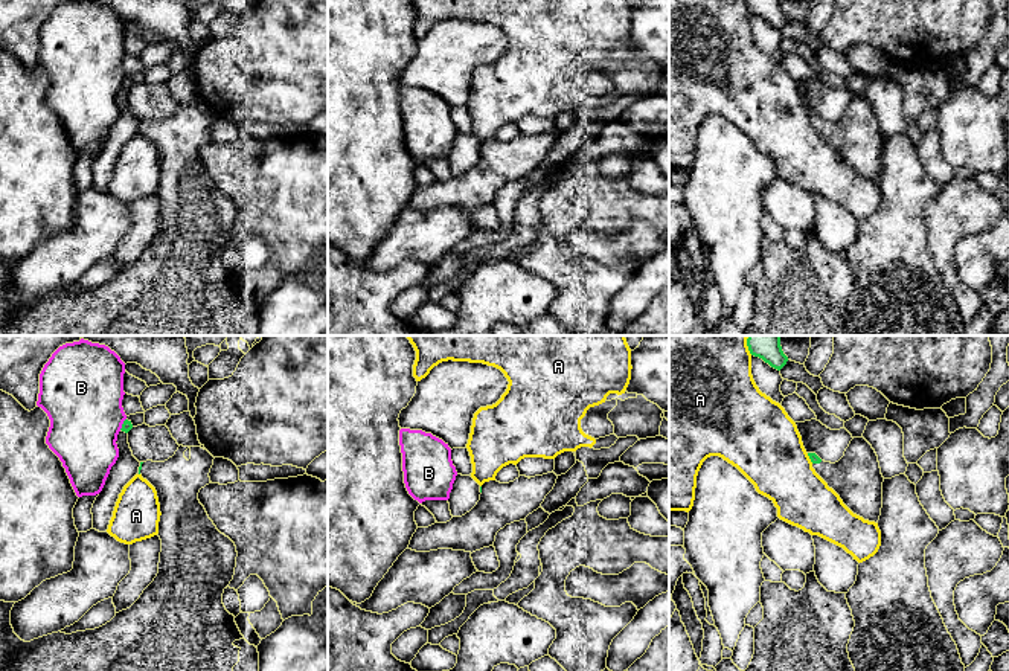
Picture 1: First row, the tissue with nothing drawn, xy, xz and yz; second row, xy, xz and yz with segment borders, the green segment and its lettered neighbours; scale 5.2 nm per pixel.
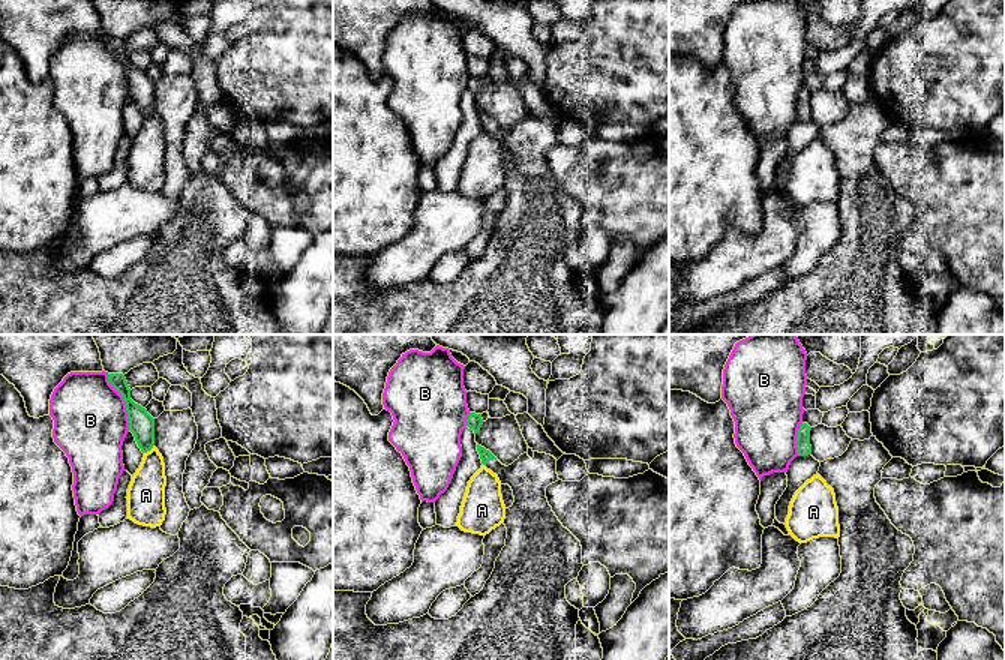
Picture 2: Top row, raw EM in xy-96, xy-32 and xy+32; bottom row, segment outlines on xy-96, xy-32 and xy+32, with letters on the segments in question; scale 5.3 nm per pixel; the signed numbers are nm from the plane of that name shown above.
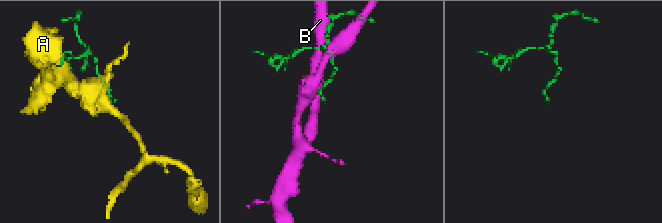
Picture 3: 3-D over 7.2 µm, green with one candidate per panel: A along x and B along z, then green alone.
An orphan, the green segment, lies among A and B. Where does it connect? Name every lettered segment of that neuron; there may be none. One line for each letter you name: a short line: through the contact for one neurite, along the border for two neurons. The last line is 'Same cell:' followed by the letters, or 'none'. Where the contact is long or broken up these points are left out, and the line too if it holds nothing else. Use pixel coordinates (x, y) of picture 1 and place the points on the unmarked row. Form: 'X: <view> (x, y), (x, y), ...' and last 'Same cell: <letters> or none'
Same cell: none

